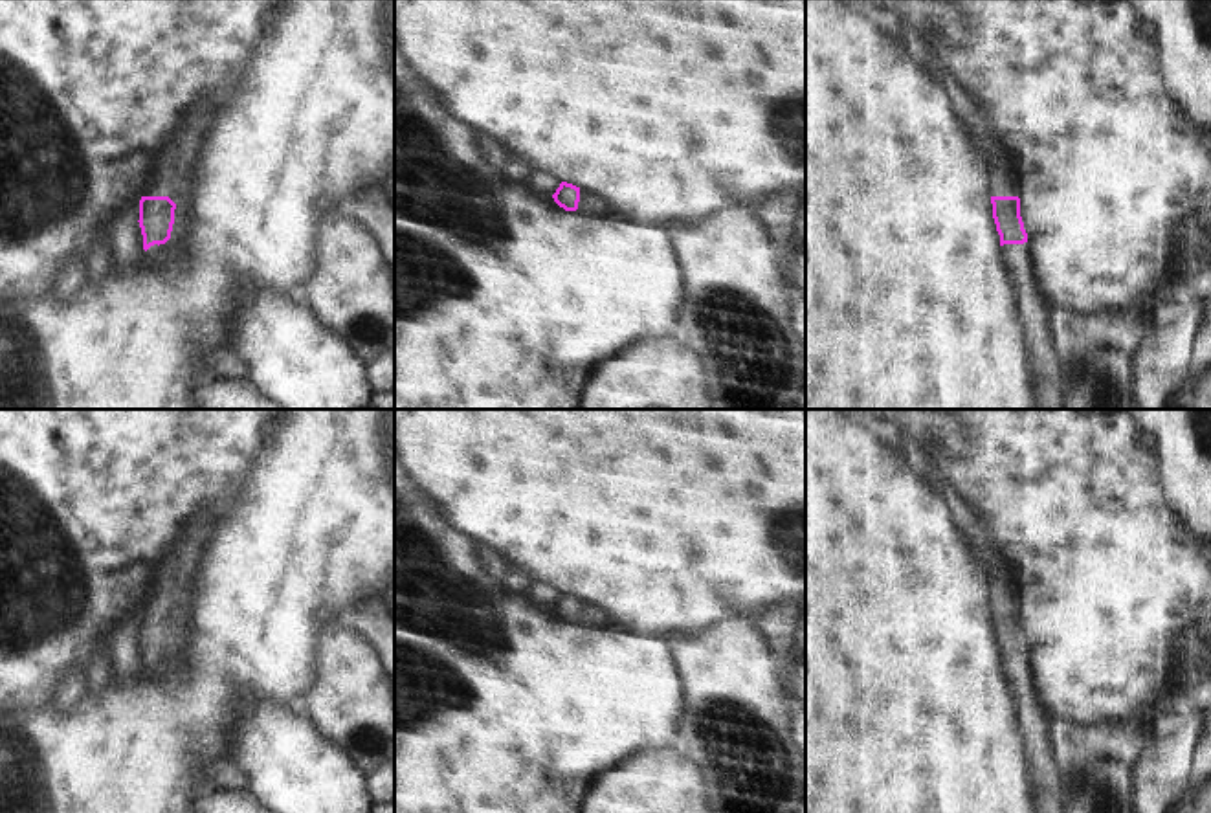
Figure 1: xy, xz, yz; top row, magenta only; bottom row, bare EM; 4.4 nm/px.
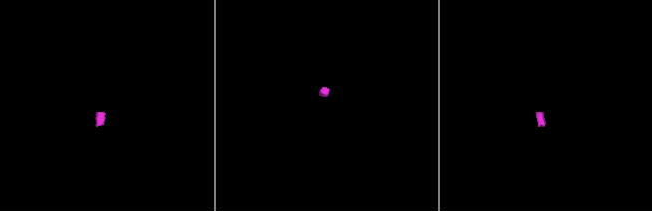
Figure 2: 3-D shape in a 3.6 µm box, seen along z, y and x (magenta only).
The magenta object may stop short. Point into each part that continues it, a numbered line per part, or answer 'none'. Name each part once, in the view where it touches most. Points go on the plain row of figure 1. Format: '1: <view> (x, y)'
1: xy (177, 575)
2: yz (1046, 779)

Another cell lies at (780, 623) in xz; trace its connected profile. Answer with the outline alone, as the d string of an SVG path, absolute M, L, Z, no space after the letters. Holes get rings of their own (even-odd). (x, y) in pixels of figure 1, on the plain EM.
M791 600L765 609L756 618L760 628L772 642L772 648L780 659L785 659L787 653L796 646L796 639L800 633L800 615L802 615L802 602Z

